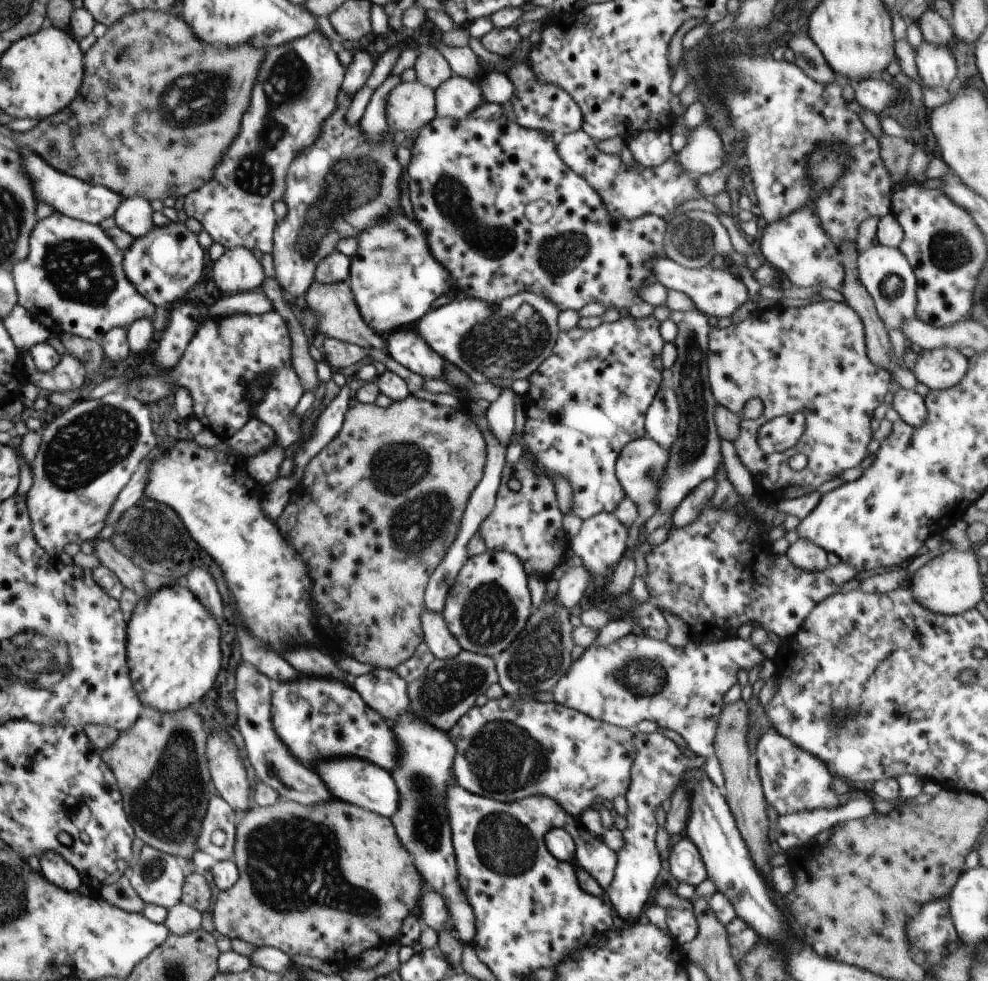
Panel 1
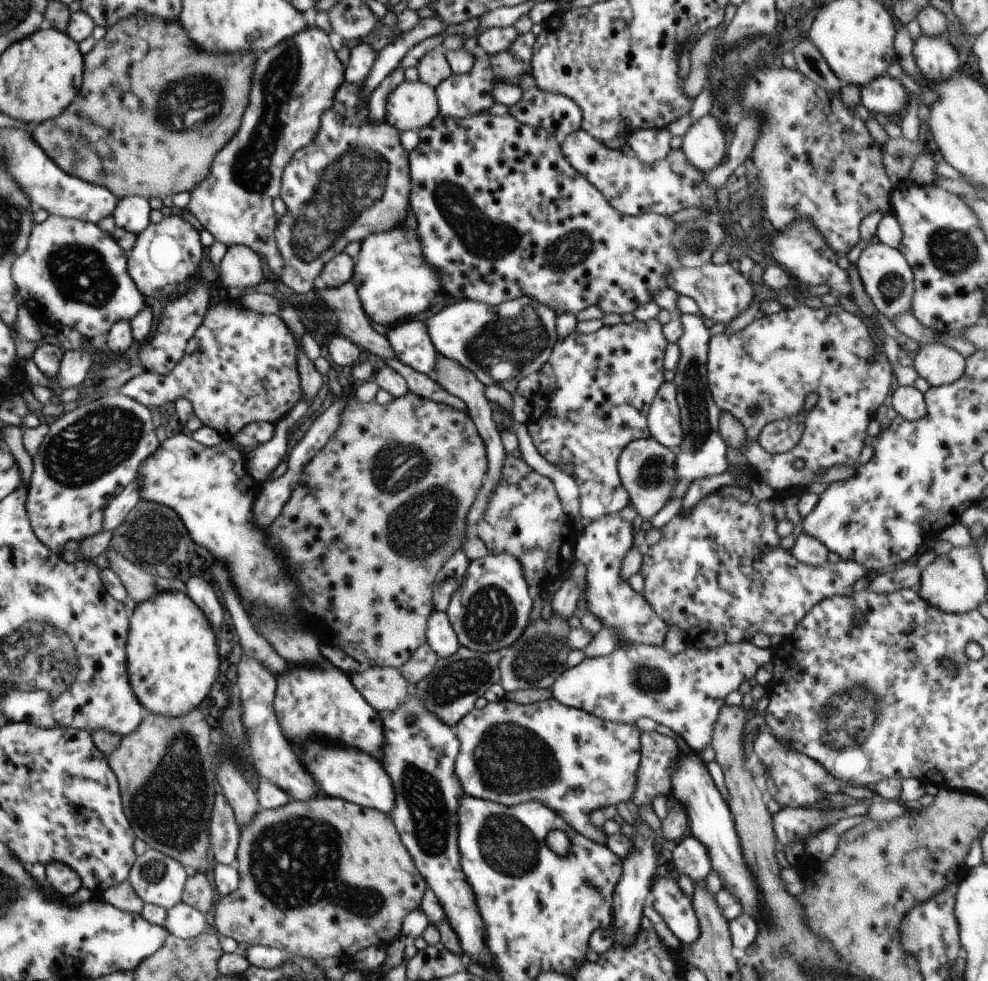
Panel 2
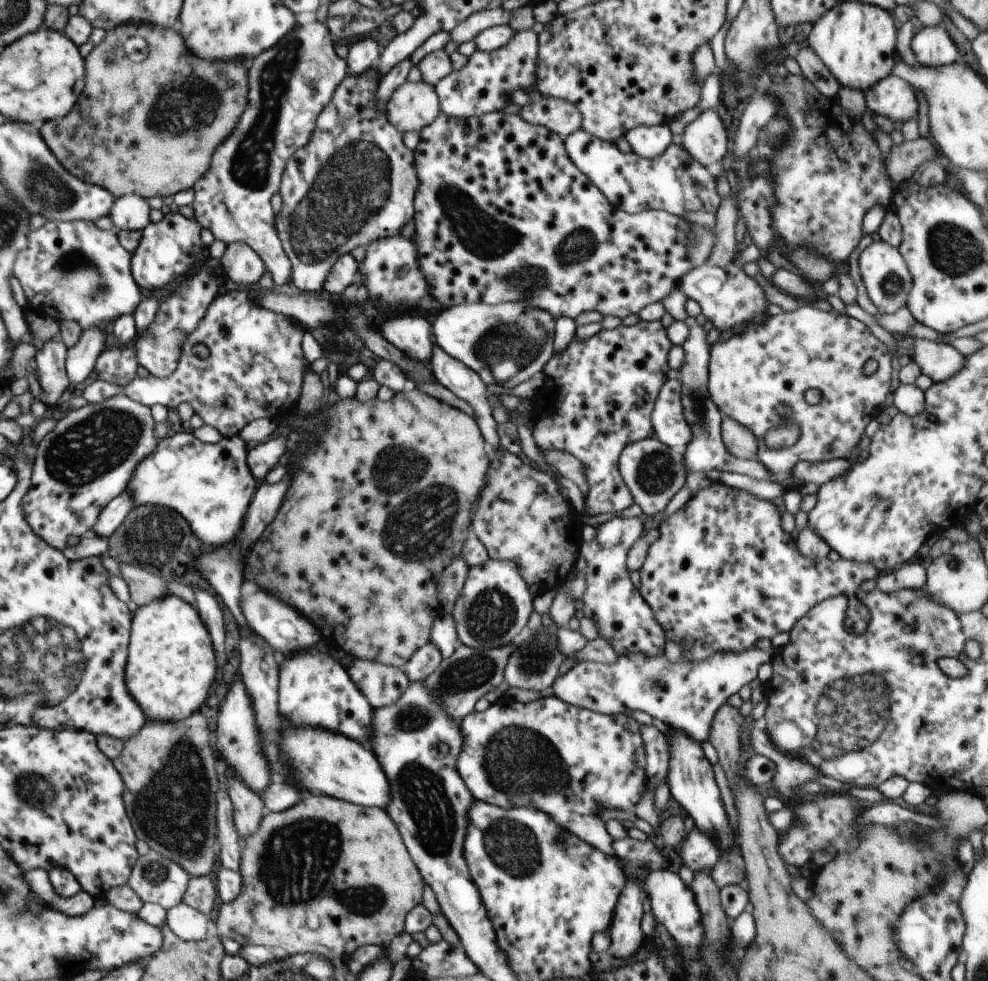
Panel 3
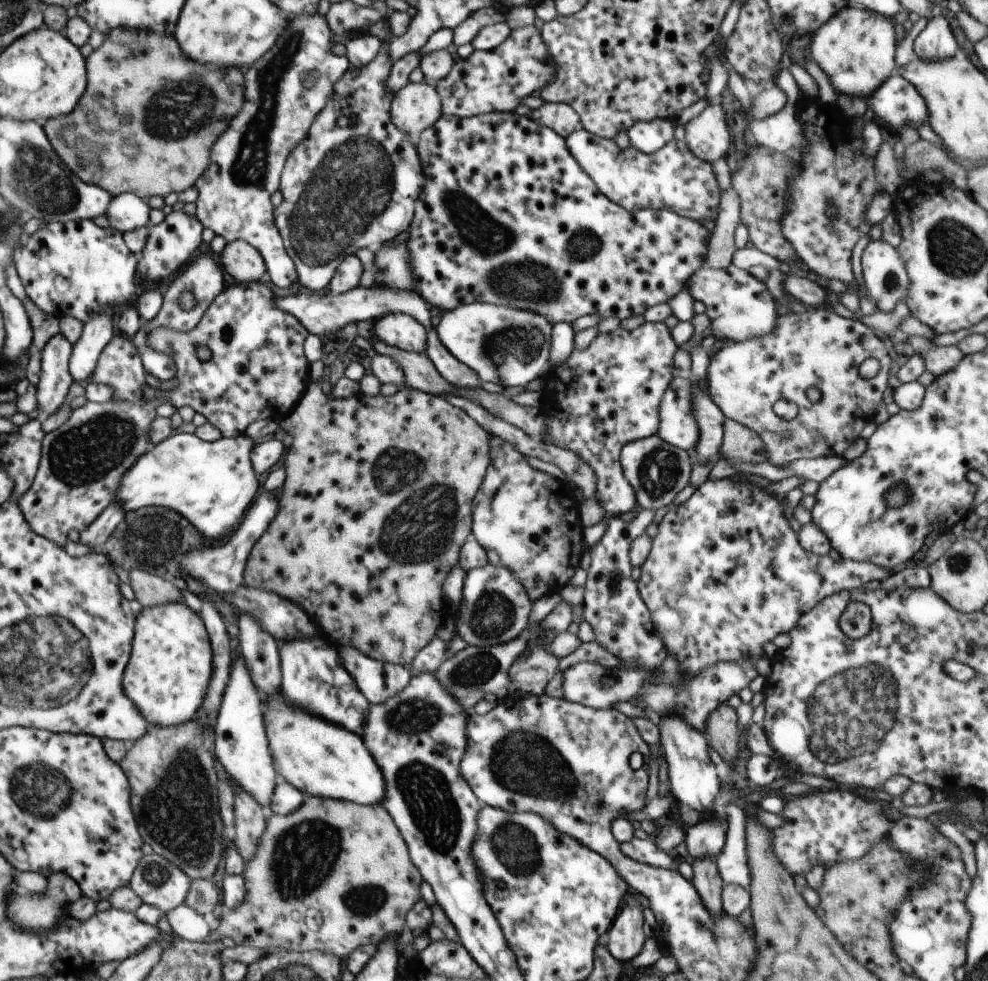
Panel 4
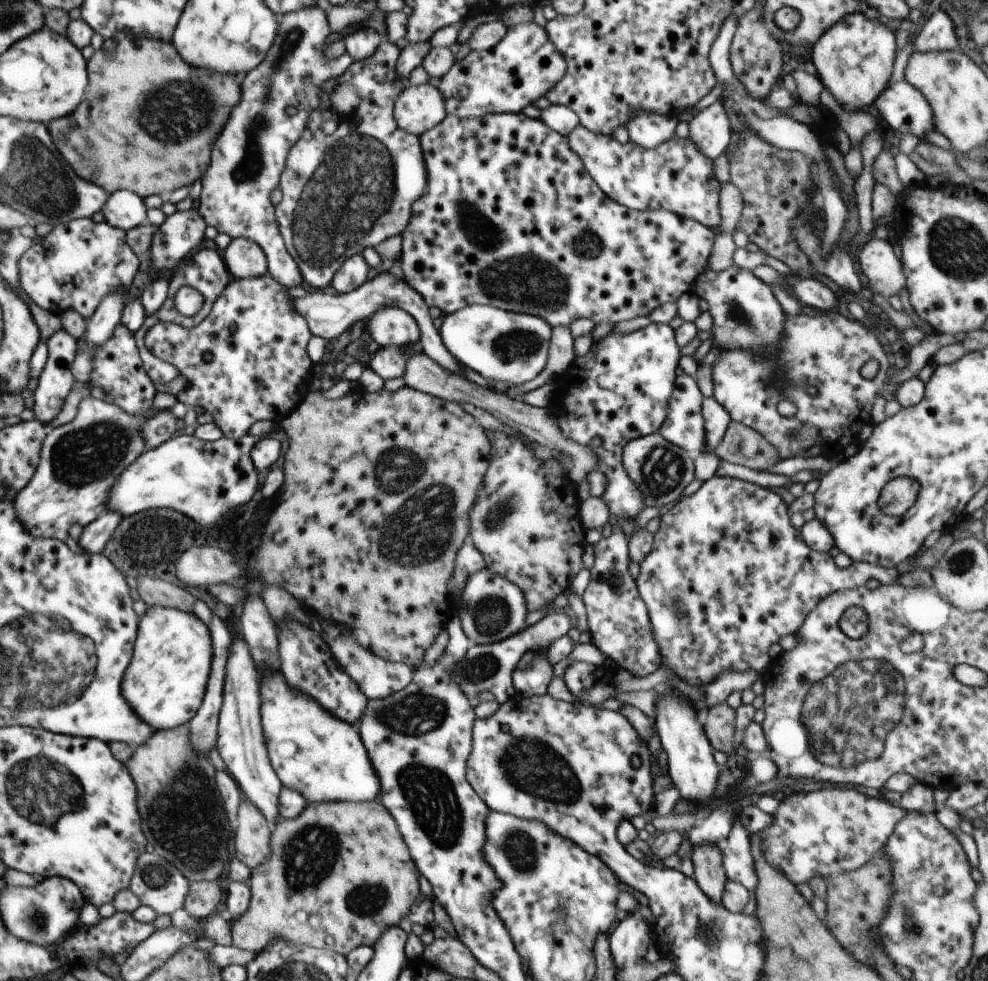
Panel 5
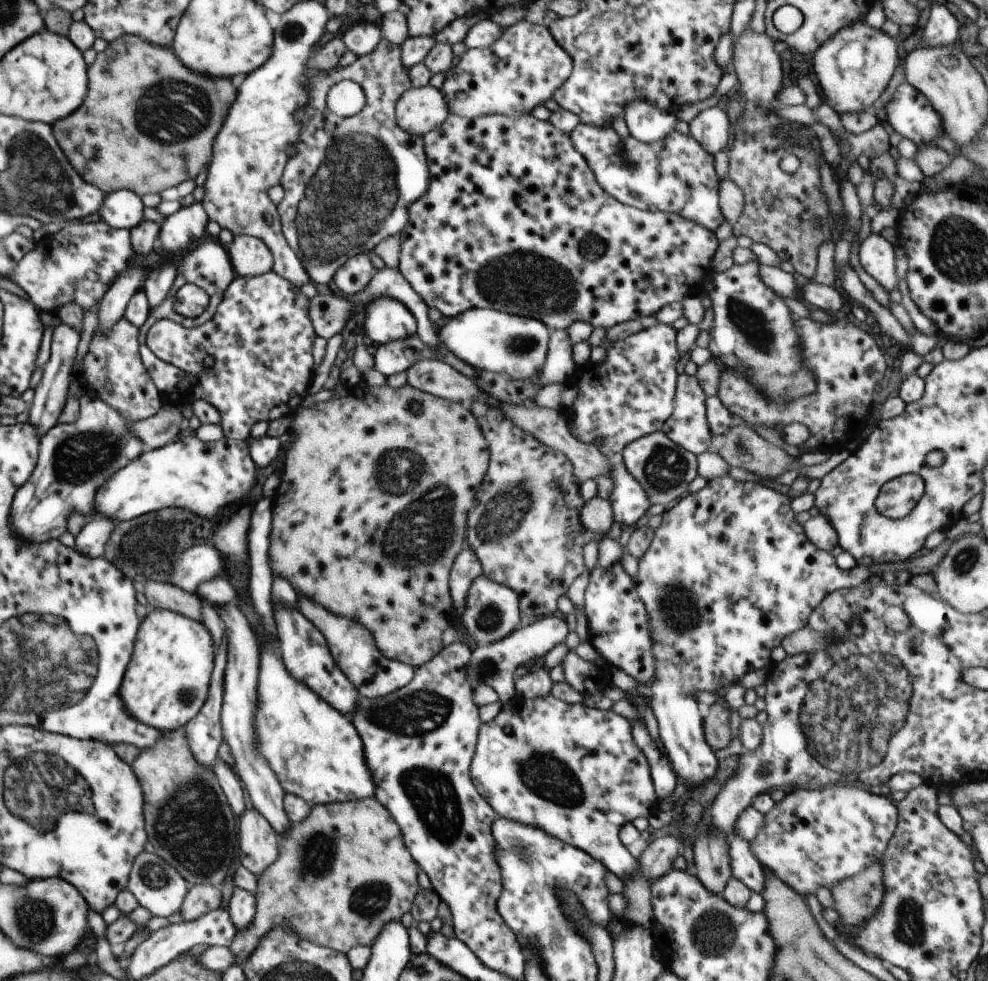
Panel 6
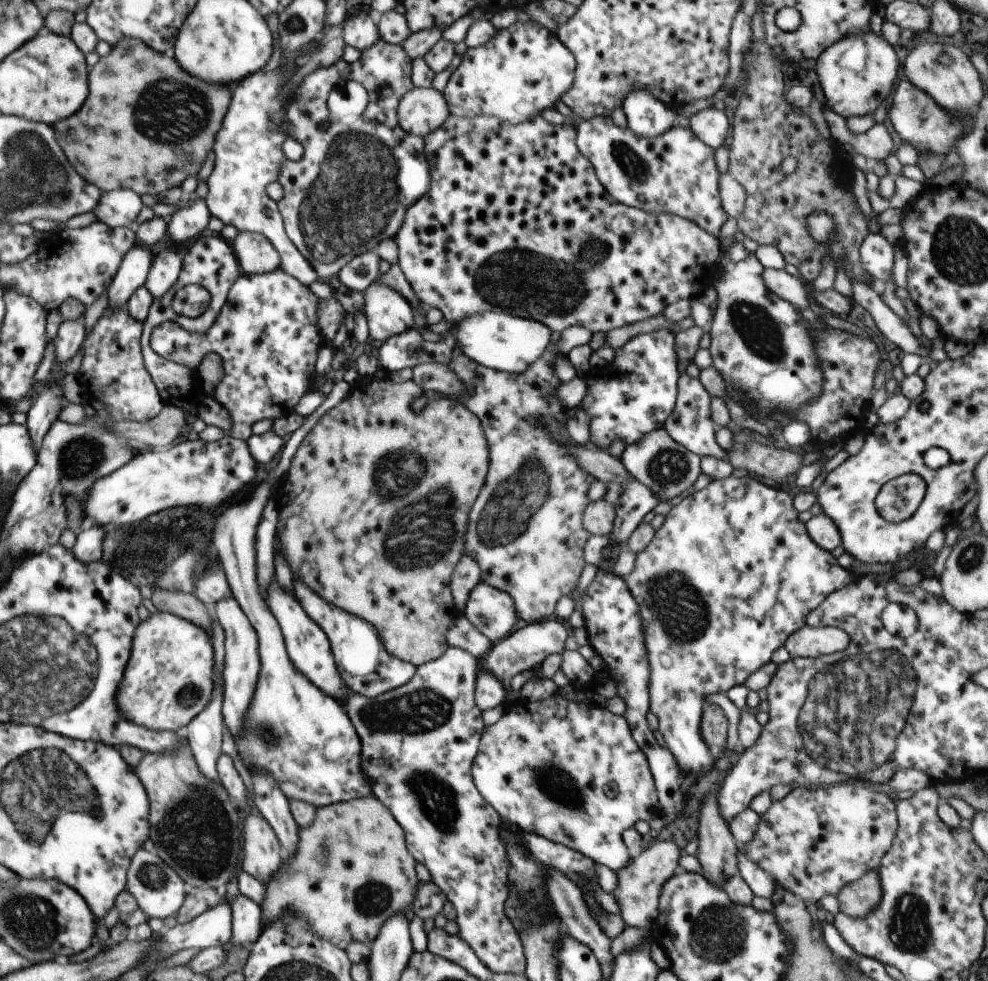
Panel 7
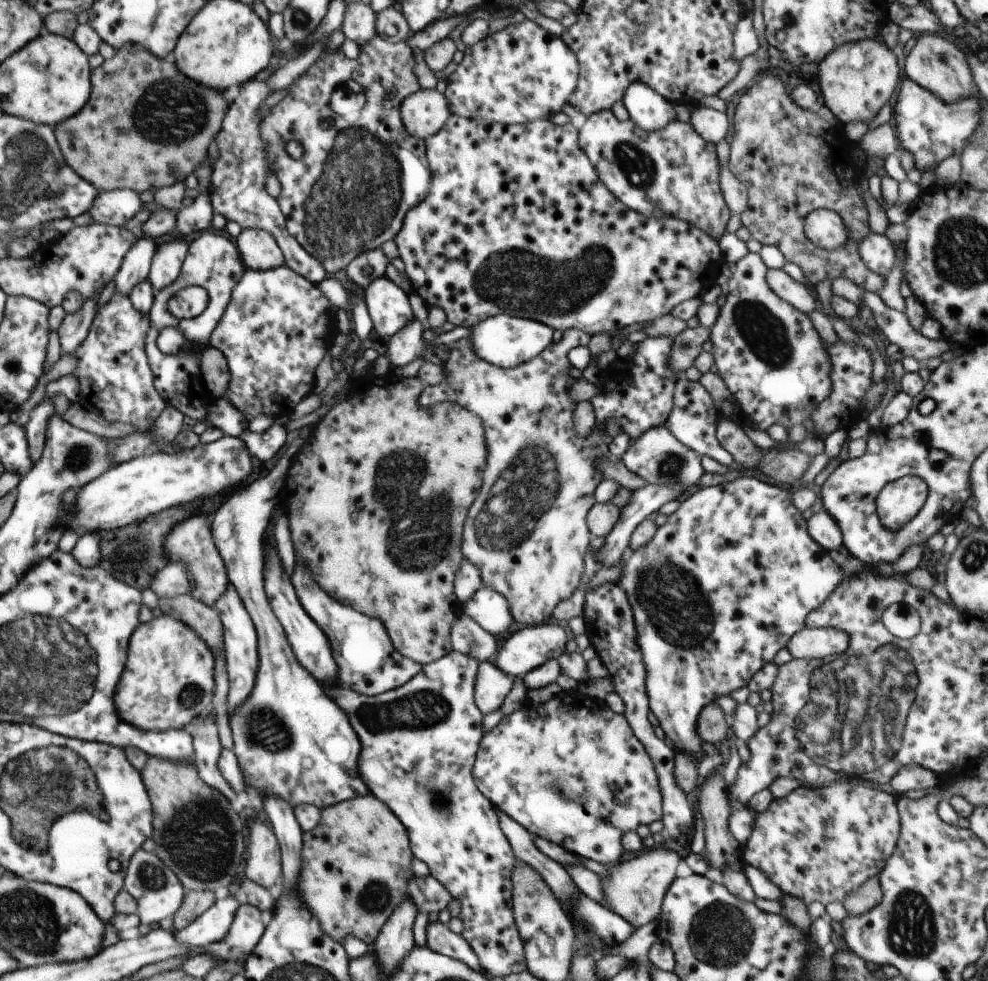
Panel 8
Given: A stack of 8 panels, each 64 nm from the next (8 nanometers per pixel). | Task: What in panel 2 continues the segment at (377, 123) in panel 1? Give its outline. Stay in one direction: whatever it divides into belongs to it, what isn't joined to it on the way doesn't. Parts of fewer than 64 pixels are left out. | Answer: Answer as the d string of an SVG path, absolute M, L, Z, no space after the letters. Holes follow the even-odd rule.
M398 65L382 82L369 94L367 105L369 106L369 119L373 123L380 124L385 120L388 97L397 86L405 81L406 70Z

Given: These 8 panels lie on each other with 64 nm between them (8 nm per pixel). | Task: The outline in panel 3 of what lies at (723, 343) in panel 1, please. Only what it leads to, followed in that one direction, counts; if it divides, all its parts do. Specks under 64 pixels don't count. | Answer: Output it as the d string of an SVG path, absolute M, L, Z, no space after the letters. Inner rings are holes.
M812 305L801 306L798 310L794 312L783 311L781 314L769 316L769 319L763 324L754 324L748 329L744 330L742 333L736 333L732 335L726 342L717 341L712 345L709 353L709 377L708 377L708 388L711 399L714 401L714 404L719 408L719 411L724 414L726 417L733 418L737 420L740 424L743 424L746 428L749 428L755 435L756 438L760 441L759 449L757 452L757 458L760 463L764 464L766 468L769 468L773 474L772 481L783 481L788 477L793 477L793 466L799 460L807 460L808 462L813 463L822 463L824 461L829 461L832 459L848 459L854 454L854 448L858 444L862 434L864 434L864 428L866 425L876 417L877 411L879 411L883 406L885 406L884 400L890 392L890 378L892 378L892 365L891 365L891 353L888 350L888 347L878 338L872 335L868 326L865 326L864 323L849 317L848 315L842 315L836 312L834 309L830 312L826 310L820 310ZM868 358L874 358L878 362L878 368L872 376L866 376L862 372L862 367ZM808 388L818 388L821 392L821 400L816 405L810 405L804 399L804 392ZM778 404L787 404L793 410L793 418L785 419L784 417L776 413L776 406ZM786 424L796 424L801 432L798 440L789 447L773 449L767 447L767 444L764 442L765 434L774 427L786 425Z

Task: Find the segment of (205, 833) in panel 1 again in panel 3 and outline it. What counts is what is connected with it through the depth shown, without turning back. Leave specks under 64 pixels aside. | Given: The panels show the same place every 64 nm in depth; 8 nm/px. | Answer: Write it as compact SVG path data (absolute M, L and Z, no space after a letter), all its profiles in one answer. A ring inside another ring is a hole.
M219 792L218 829L220 841L220 864L226 869L239 872L242 864L242 844L235 827L234 804L228 792Z

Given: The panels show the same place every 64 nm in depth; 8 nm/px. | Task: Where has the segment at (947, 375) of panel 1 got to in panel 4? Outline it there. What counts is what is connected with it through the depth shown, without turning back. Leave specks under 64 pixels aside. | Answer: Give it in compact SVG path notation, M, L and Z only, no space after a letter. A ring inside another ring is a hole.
M920 335L909 336L908 342L916 353L923 356L926 370L935 377L951 371L964 356L958 345L942 347L940 344L934 344L930 339Z

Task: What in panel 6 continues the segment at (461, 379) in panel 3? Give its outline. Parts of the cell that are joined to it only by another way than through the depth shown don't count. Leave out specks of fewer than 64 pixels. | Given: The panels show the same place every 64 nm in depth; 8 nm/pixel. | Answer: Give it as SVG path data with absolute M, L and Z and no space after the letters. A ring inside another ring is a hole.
M385 267L377 271L372 277L372 280L368 283L368 286L361 293L355 294L350 300L339 298L333 294L319 294L311 298L309 302L309 317L313 322L313 327L317 336L321 336L328 340L335 334L341 333L342 328L344 328L348 322L350 313L354 310L354 306L364 307L366 310L367 306L373 303L375 298L381 296L389 296L398 299L406 308L410 309L410 312L417 320L417 333L426 344L436 346L440 342L437 335L437 328L430 318L430 307L420 298L420 295L412 286L410 286L410 283L399 271L399 267Z

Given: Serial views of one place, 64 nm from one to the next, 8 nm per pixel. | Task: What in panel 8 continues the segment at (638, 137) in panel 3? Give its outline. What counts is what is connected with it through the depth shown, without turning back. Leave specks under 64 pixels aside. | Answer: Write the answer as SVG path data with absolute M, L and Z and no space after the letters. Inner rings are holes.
M638 81L629 84L622 101L628 111L629 120L645 131L661 129L676 118L674 107L669 100L647 84Z

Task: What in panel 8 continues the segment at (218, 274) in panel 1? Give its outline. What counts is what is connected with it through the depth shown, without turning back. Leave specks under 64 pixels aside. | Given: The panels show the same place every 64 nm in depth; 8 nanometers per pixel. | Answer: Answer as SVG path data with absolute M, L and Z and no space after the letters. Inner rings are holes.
M242 229L236 242L246 269L267 271L285 264L281 248L268 231Z

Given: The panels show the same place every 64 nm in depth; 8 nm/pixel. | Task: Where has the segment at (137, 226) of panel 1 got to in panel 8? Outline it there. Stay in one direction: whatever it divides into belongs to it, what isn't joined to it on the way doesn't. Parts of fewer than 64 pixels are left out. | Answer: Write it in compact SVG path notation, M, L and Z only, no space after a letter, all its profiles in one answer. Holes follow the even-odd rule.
M114 189L99 192L88 214L94 223L124 227L142 205L139 193L132 189Z

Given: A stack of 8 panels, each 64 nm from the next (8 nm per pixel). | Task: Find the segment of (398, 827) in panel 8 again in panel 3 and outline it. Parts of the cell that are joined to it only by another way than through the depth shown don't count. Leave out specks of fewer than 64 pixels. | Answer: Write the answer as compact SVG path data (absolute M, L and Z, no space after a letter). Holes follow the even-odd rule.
M308 793L292 808L284 812L270 813L264 817L262 826L260 826L254 835L244 839L244 846L242 847L242 864L239 870L243 880L241 891L234 902L223 903L216 920L217 931L221 938L223 936L232 938L241 947L244 945L280 946L289 955L308 954L310 956L311 954L322 954L329 959L350 956L350 954L354 954L357 948L366 946L366 944L377 944L385 949L396 935L404 932L406 915L417 904L423 902L423 890L426 886L425 880L409 855L398 827L394 824L393 820L390 820L390 815L386 814L382 808L364 808L363 806L329 797L328 795ZM290 854L296 856L296 864L300 862L300 856L302 856L302 866L300 868L296 866L294 878L290 876Z

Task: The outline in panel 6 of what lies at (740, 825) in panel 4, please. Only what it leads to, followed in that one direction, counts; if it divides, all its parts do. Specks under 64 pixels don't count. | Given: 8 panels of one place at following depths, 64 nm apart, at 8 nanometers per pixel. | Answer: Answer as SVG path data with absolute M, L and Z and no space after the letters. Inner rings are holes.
M735 833L731 834L728 842L733 876L752 892L763 893L766 880L765 869L753 855L749 842Z

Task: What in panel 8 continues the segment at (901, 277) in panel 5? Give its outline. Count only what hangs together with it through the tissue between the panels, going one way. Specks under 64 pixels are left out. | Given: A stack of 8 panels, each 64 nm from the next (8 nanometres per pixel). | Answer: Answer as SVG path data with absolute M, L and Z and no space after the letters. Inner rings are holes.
M870 232L859 242L859 255L864 264L876 274L885 276L896 262L895 246L888 237Z

